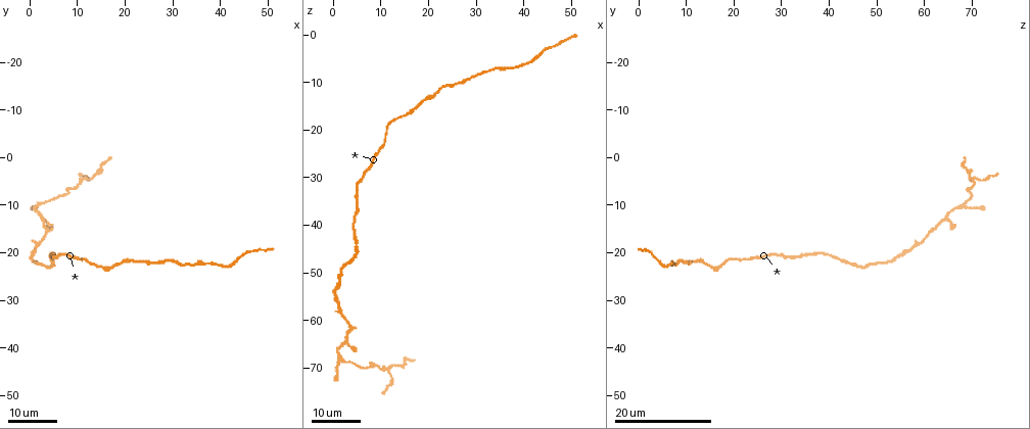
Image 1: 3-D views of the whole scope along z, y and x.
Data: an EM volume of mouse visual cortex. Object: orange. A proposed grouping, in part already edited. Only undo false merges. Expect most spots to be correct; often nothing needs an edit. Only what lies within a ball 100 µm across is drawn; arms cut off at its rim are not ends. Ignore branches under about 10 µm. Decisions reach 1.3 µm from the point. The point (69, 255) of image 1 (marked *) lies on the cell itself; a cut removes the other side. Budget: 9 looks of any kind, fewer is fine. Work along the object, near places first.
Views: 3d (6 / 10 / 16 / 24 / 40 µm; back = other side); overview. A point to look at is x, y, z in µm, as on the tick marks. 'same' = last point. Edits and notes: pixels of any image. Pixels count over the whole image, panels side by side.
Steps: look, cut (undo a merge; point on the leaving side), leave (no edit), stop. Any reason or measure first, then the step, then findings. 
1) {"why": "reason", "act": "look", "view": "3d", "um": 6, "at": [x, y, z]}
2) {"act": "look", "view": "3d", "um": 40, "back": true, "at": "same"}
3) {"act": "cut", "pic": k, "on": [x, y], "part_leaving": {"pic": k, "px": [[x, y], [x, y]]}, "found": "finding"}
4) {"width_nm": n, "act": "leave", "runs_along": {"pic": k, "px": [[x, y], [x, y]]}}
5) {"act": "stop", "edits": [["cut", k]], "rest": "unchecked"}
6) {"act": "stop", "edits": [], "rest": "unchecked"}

{"why": "a narrow waist", "act": "look", "view": "3d", "um": 16, "at": [2.5, 14.0, 63.0]}

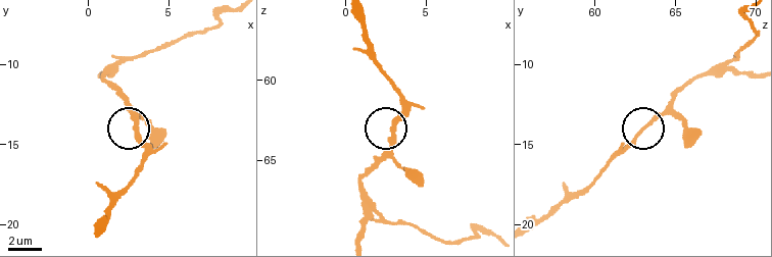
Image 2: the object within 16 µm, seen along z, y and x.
{"why": "zoom in", "act": "look", "view": "3d", "um": 10, "at": [2.9, 14.1, 63.0]}

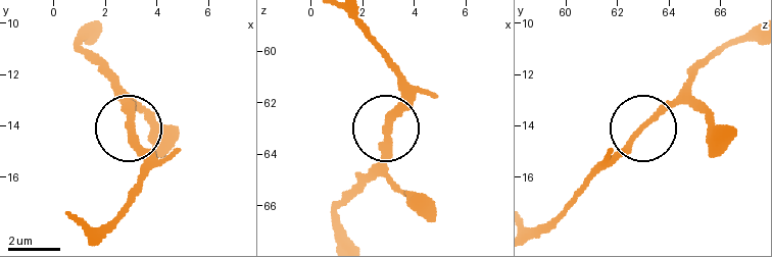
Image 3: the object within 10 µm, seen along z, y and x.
{"width_nm": 230, "act": "leave", "runs_along": {"pic": 3, "px": [[95, 240], [122, 206], [146, 154], [129, 127], [119, 78]]}, "found": "continuous, no second cell"}

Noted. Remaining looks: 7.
{"why": "thick turns thin", "act": "look", "view": "3d", "um": 16, "at": [33.5, 22.5, 7.5]}

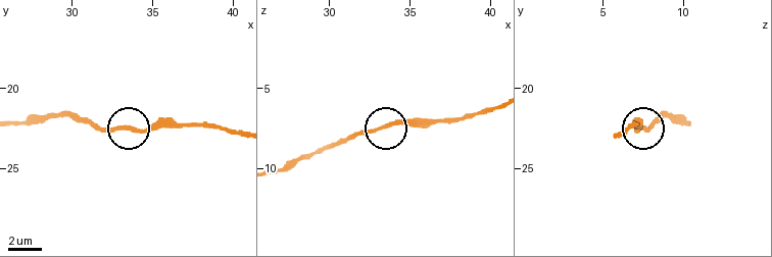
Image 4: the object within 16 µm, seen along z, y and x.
{"act": "look", "view": "3d", "um": 10, "at": [34.1, 22.5, 7.1]}

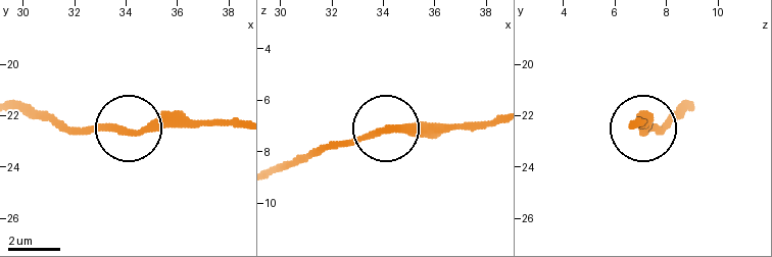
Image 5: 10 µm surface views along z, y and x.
{"width_nm": 260, "act": "leave", "runs_along": {"pic": 5, "px": [[21, 109], [75, 129], [197, 129]]}, "found": "all the same cell"}

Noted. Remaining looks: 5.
{"why": "a narrow waist", "act": "look", "view": "3d", "um": 16, "at": [4.0, 9.0, 69.5]}

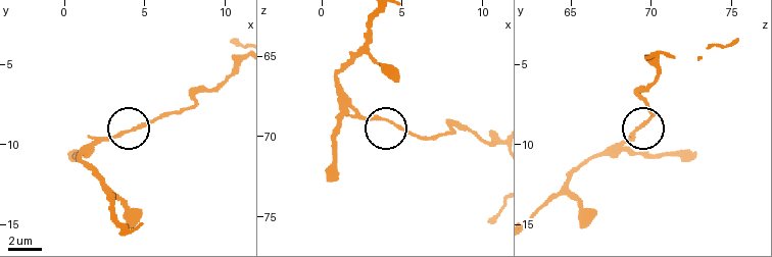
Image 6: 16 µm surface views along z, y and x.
{"why": "closer look", "act": "look", "view": "3d", "um": 10, "at": [4.2, 9.0, 69.1]}

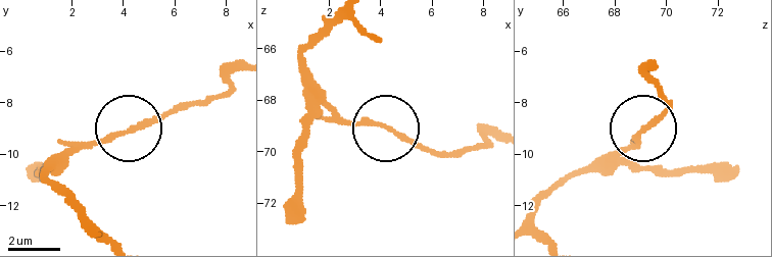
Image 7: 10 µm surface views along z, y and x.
{"width_nm": 180, "act": "cut", "pic": 7, "on": [140, 129], "part_leaving": {"pic": 7, "px": [[101, 140], [225, 92], [238, 70]]}, "found": "a second cell is stuck on"}

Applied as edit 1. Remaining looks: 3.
{"act": "look", "view": "overview"}

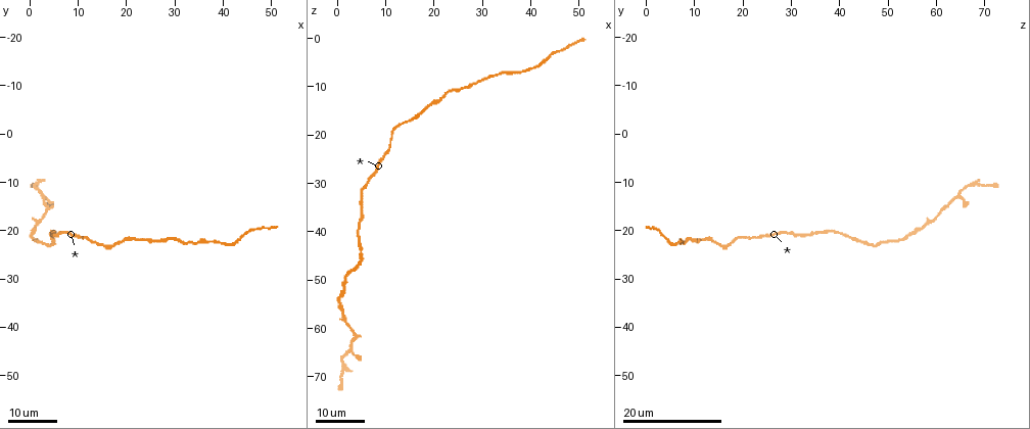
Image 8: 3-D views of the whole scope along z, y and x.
{"why": "thick turns thin", "act": "look", "view": "3d", "um": 16, "at": [1.0, 10.5, 66.5]}

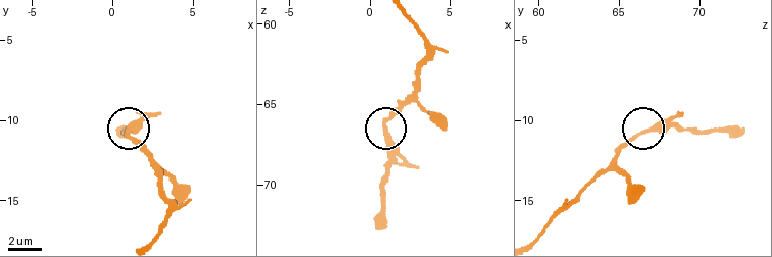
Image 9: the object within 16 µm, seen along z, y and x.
{"act": "look", "view": "3d", "um": 6, "at": [1.0, 10.8, 66.7]}

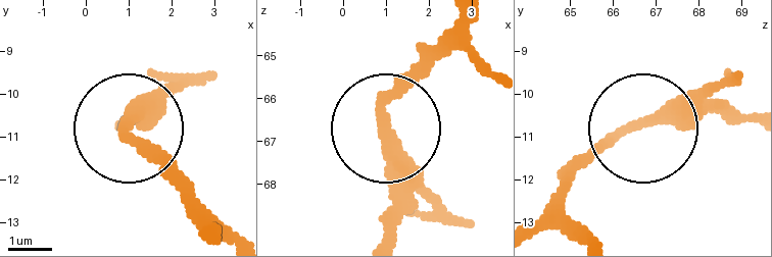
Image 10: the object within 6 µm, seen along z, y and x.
{"act": "leave", "runs_along": {"pic": 10, "px": [[538, 214], [626, 130], [754, 115]]}, "found": "one cell here"}

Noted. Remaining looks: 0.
{"act": "stop", "edits": [["cut", 7]], "rest": "unchecked"}

